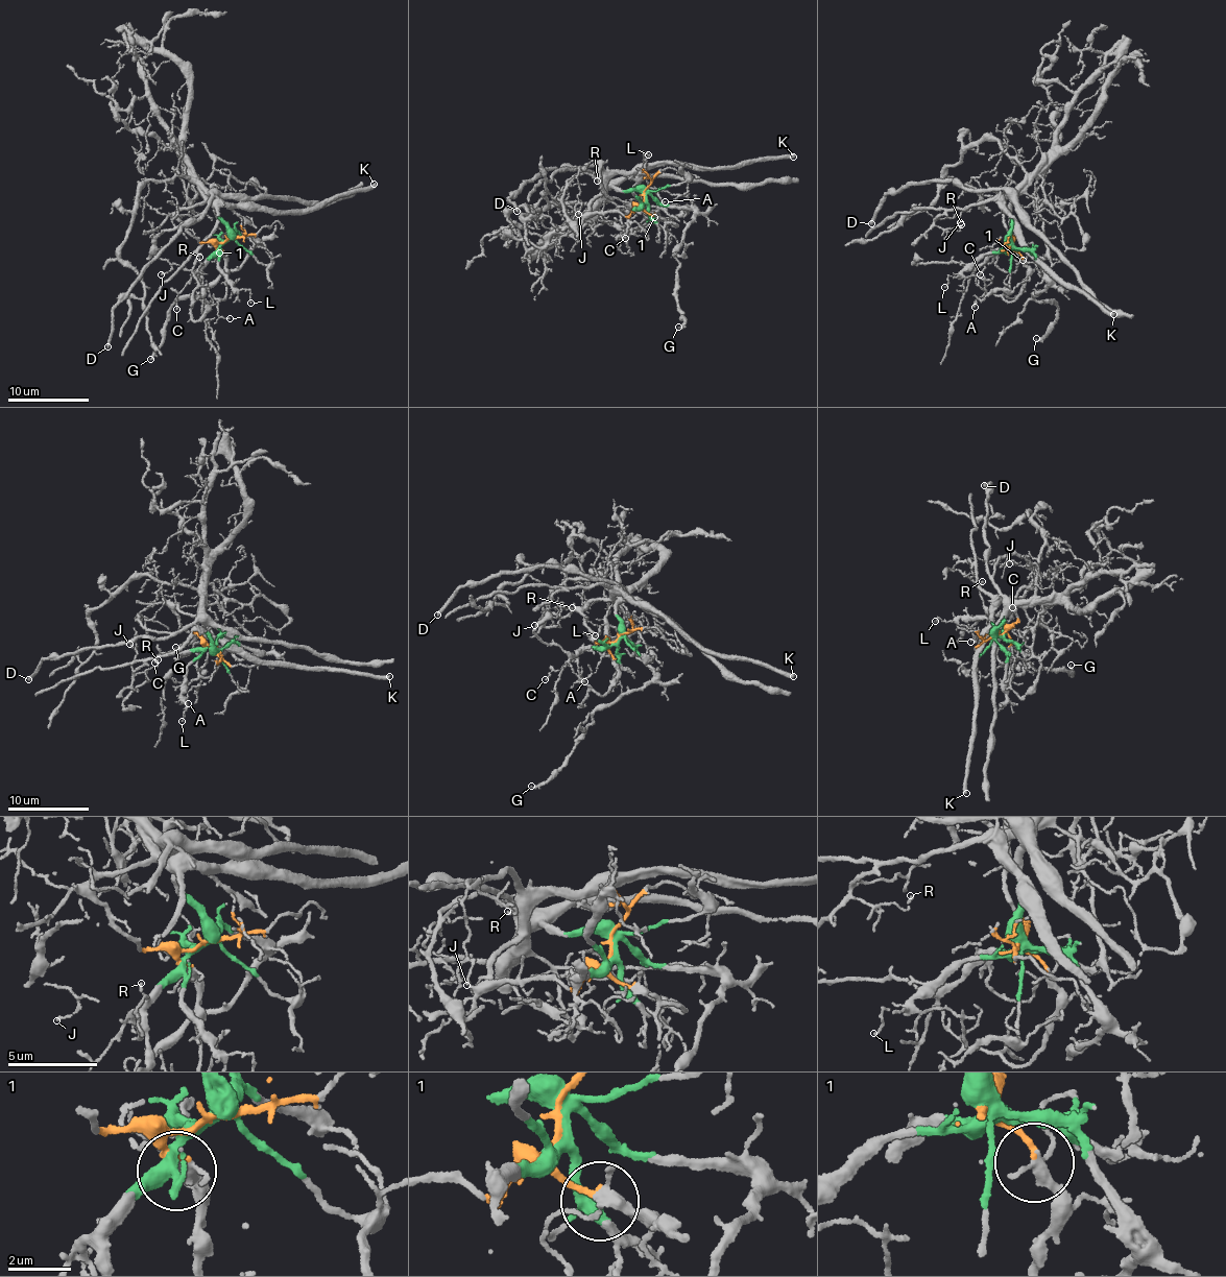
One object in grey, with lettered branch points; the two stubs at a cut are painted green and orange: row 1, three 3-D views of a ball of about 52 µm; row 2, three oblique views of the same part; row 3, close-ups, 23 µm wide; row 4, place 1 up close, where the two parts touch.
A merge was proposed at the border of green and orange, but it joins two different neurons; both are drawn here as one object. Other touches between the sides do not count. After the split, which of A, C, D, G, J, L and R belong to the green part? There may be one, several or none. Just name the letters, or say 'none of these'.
C, D, G, L

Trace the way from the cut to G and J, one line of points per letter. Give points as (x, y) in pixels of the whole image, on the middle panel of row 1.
G: (646, 195), (695, 213), (677, 249), (678, 308), (687, 319), (681, 329), (677, 328)
J: (646, 195), (626, 215), (593, 214), (591, 201), (603, 187), (601, 167), (580, 168), (578, 215)

